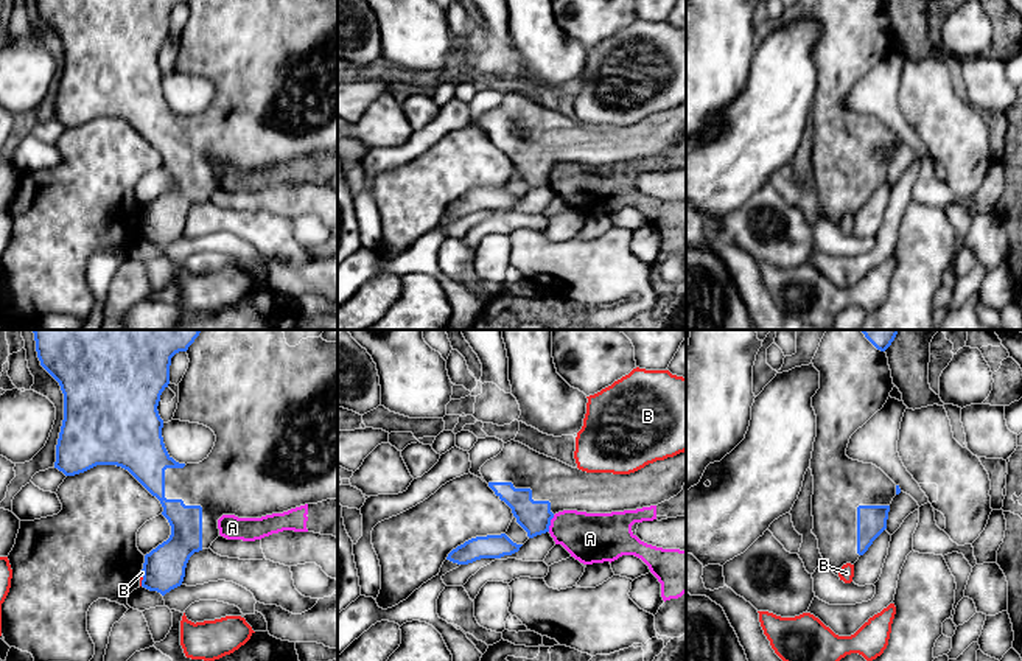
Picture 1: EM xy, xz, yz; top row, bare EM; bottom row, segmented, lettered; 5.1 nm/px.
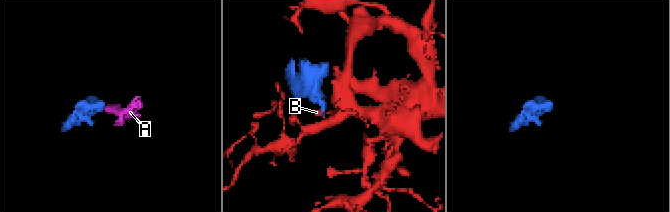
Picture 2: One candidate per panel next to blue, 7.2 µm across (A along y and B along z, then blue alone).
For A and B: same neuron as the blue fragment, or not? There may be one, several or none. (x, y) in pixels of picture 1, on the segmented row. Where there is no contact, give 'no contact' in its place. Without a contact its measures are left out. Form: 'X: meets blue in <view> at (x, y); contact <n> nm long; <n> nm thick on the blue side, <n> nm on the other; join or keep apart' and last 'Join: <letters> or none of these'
A: meets blue in xz at (549, 523); contact 90 nm long; 170 nm thick on the blue side, 260 nm on the other; keep apart
B: meets blue in xy at (143, 579); contact 80 nm long; 220 nm thick on the blue side, 20 nm on the other; keep apart
Join: none of these

